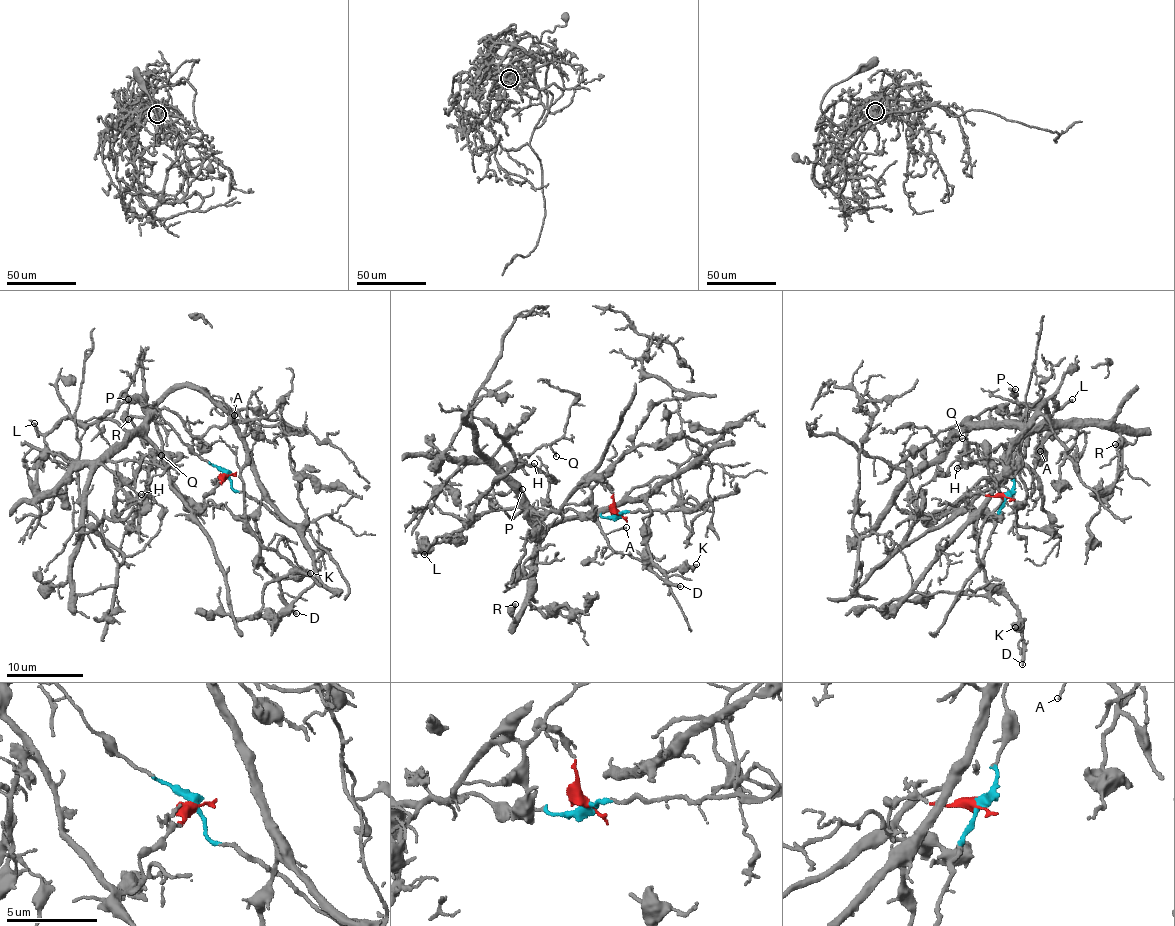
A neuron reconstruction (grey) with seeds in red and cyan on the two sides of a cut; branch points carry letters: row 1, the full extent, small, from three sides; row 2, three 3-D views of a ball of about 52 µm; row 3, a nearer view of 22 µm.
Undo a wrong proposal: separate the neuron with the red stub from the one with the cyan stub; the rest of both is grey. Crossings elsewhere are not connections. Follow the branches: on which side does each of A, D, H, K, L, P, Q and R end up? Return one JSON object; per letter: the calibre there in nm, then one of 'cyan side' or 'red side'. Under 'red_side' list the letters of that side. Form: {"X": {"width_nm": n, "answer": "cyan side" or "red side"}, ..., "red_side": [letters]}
{"A": {"width_nm": 120, "answer": "red side"}, "D": {"width_nm": 280, "answer": "red side"}, "H": {"width_nm": 140, "answer": "red side"}, "K": {"width_nm": 420, "answer": "red side"}, "L": {"width_nm": 200, "answer": "red side"}, "P": {"width_nm": 180, "answer": "red side"}, "Q": {"width_nm": 100, "answer": "red side"}, "R": {"width_nm": 550, "answer": "red side"}, "red_side": ["A", "D", "H", "K", "L", "P", "Q", "R"]}

